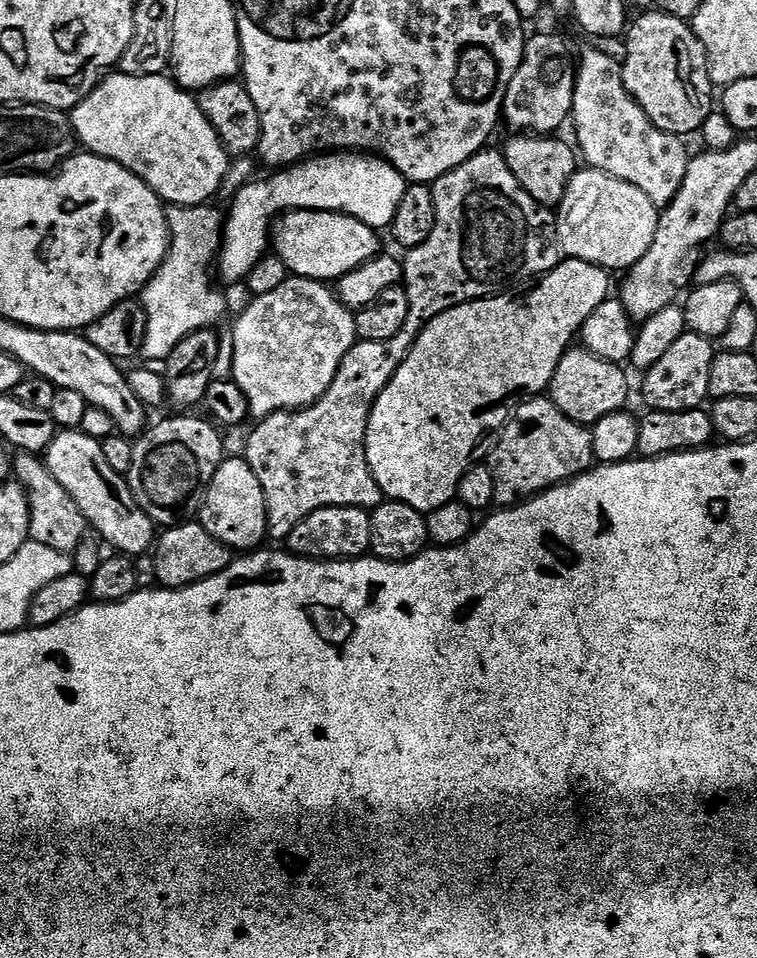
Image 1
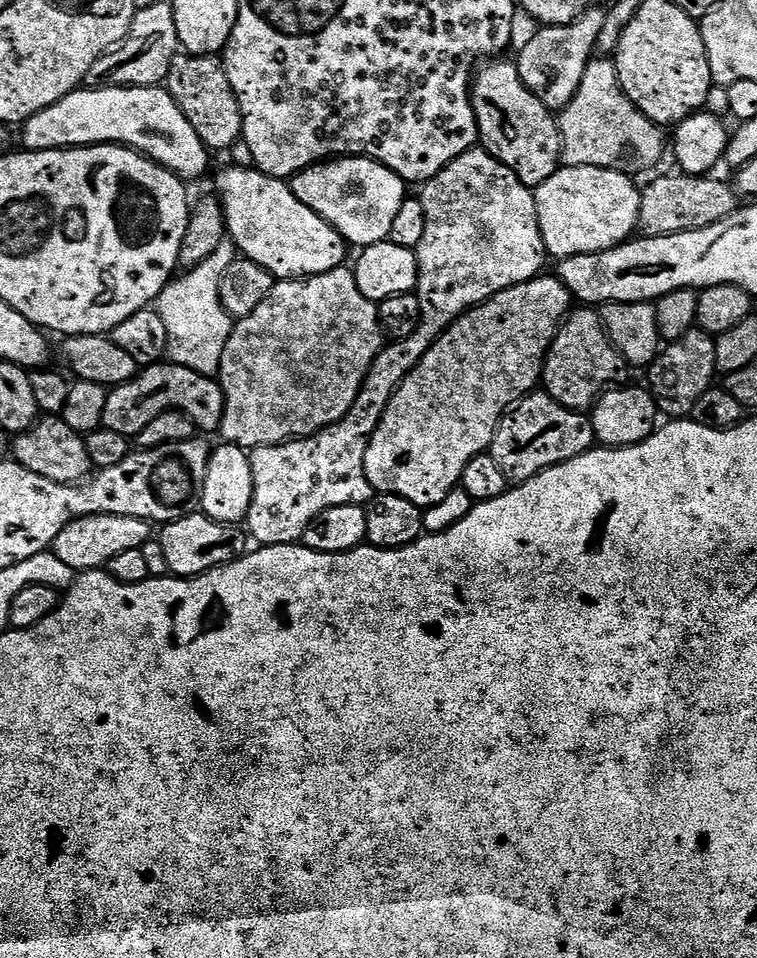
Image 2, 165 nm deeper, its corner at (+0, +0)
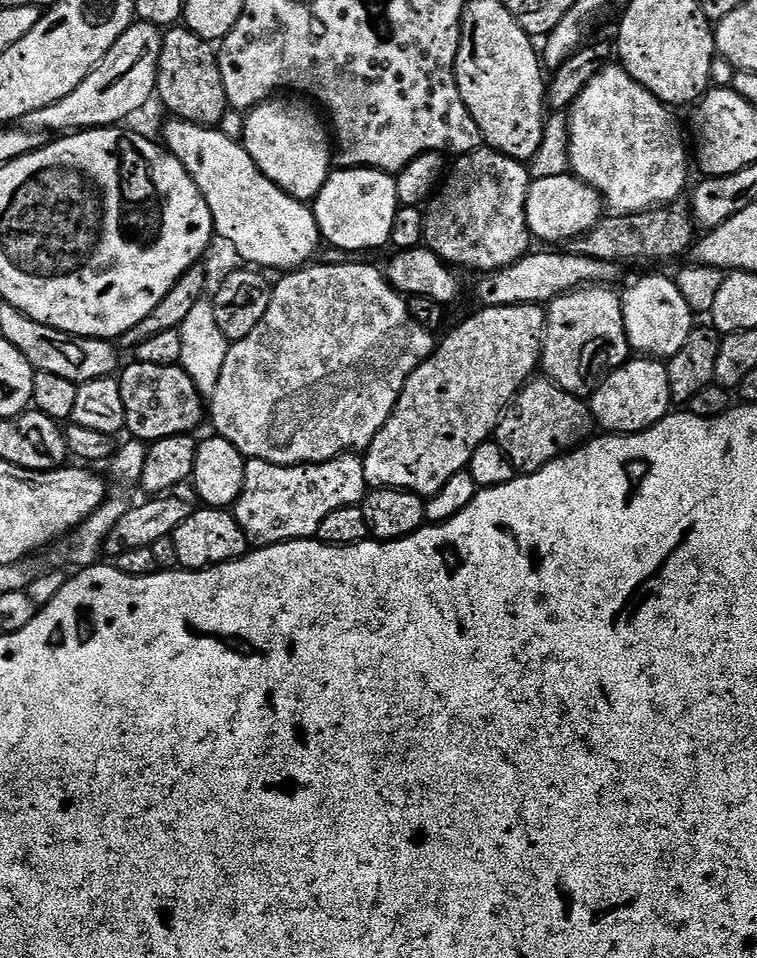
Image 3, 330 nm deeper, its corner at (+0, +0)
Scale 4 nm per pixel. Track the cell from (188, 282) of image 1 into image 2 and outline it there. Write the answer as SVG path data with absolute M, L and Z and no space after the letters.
M225 238L218 250L198 266L187 269L168 281L168 285L154 301L154 307L160 313L162 322L166 322L168 335L167 359L181 364L203 376L215 377L220 370L222 350L232 333L234 318L222 306L220 301L220 283L222 274L238 259L238 249L231 239Z

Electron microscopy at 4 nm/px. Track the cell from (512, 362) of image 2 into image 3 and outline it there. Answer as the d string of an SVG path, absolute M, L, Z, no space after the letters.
M515 304L514 306L498 306L497 308L481 307L477 316L472 316L469 320L464 320L444 341L437 343L433 347L431 356L418 366L418 370L414 370L410 374L410 378L406 382L404 389L400 391L398 402L394 406L394 410L390 414L390 418L382 426L382 430L378 430L378 434L372 439L366 451L363 453L364 469L366 470L366 482L373 488L402 488L405 492L416 492L422 497L433 496L438 490L442 490L442 486L446 486L446 482L450 482L450 478L454 478L454 474L465 471L470 462L470 454L474 454L474 450L482 442L486 442L495 433L498 423L500 423L505 409L516 399L516 395L520 392L530 380L533 379L534 373L537 371L538 365L542 360L542 349L544 346L544 329L546 327L546 312L541 305L538 304Z

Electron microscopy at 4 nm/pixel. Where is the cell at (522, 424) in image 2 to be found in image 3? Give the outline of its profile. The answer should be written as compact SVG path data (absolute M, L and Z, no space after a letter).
M540 376L530 380L505 409L494 433L497 444L506 450L517 473L528 475L585 443L595 431L591 407L581 398L562 390L552 380Z

